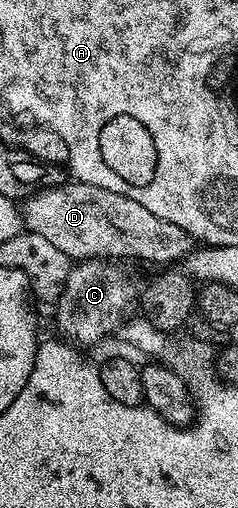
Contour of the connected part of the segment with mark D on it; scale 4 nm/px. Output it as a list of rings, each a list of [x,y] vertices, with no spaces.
[[[80,180],[45,189],[38,189],[36,194],[24,199],[24,229],[43,236],[72,260],[138,258],[141,262],[177,264],[195,249],[195,240],[179,224],[162,220],[155,212],[143,208],[139,200],[131,200],[119,192]]]

